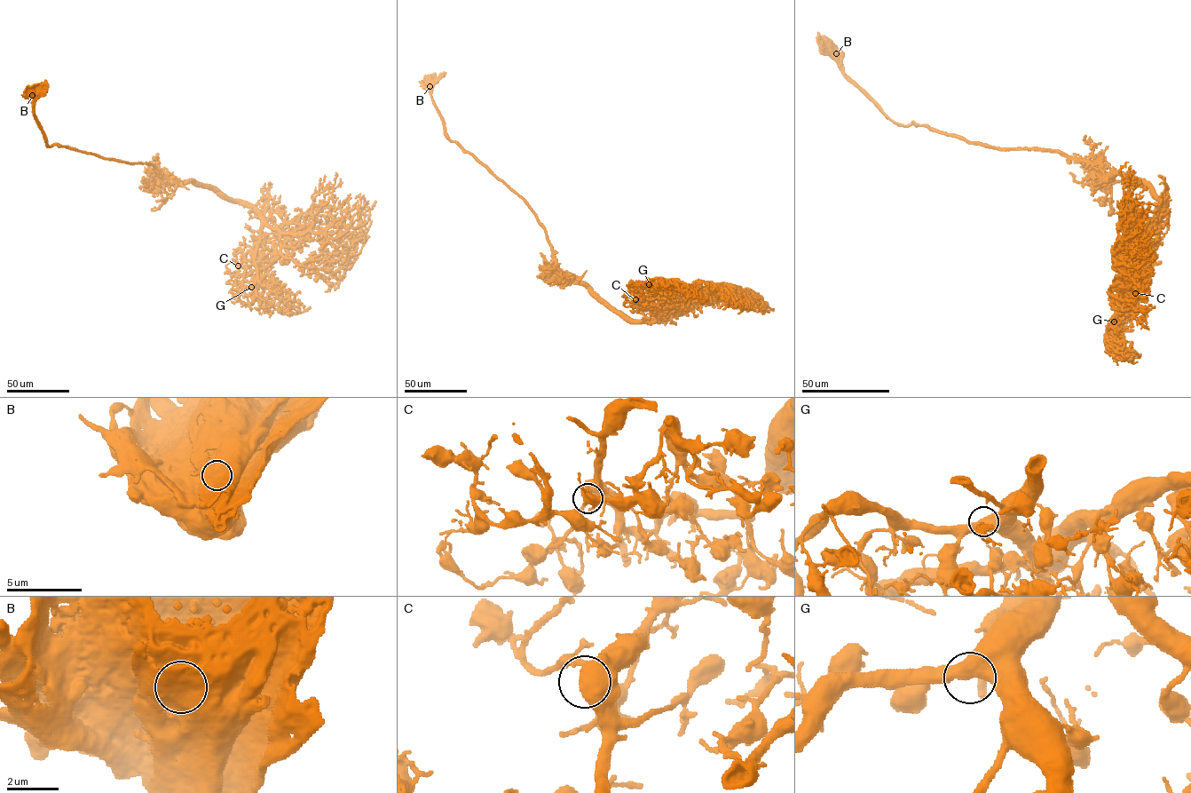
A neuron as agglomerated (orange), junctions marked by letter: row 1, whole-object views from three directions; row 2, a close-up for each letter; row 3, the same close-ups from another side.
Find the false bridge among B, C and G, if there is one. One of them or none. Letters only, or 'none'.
none

